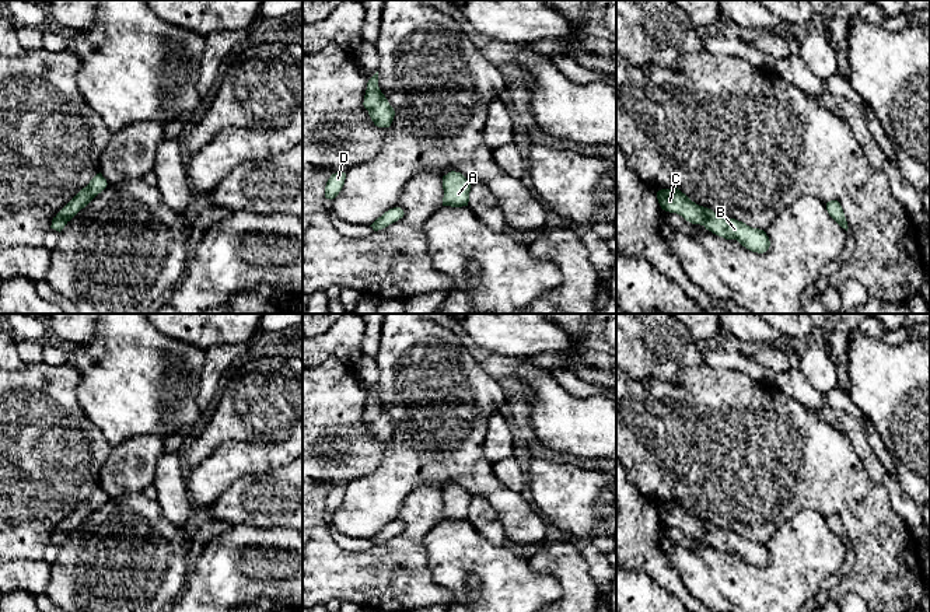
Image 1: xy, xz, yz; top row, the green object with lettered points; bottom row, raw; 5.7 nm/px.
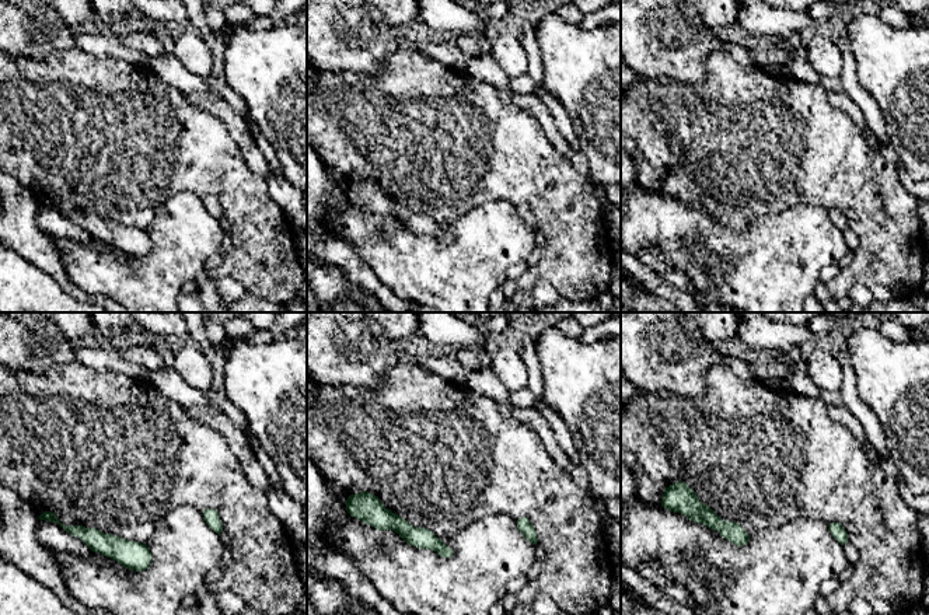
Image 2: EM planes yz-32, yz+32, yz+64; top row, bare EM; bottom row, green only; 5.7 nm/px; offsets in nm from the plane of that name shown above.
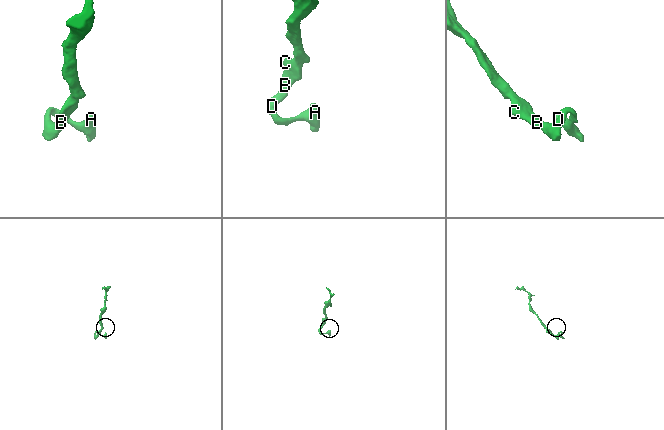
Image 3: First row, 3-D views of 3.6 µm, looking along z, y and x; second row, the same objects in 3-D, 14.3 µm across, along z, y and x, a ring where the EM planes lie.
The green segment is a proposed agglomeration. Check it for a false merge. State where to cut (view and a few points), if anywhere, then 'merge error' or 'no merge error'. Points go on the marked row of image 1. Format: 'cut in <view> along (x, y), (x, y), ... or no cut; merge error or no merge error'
no cut; no merge error

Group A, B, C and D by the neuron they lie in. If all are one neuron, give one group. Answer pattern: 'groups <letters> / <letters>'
groups A B C D

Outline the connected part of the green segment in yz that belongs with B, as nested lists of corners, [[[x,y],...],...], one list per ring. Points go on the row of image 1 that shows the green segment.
[[[678,188],[658,190],[657,199],[662,210],[676,213],[686,221],[700,224],[726,239],[737,239],[752,252],[763,253],[770,246],[769,237],[763,230],[752,228],[742,221],[724,217],[712,209],[699,206]]]

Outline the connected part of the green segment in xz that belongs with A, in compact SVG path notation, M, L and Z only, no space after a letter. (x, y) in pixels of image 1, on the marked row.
M451 171L443 176L443 206L462 207L468 206L471 181L461 172Z

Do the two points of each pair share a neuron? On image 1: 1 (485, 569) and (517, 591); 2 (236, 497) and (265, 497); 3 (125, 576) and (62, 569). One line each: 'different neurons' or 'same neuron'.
1: same neuron
2: same neuron
3: same neuron

